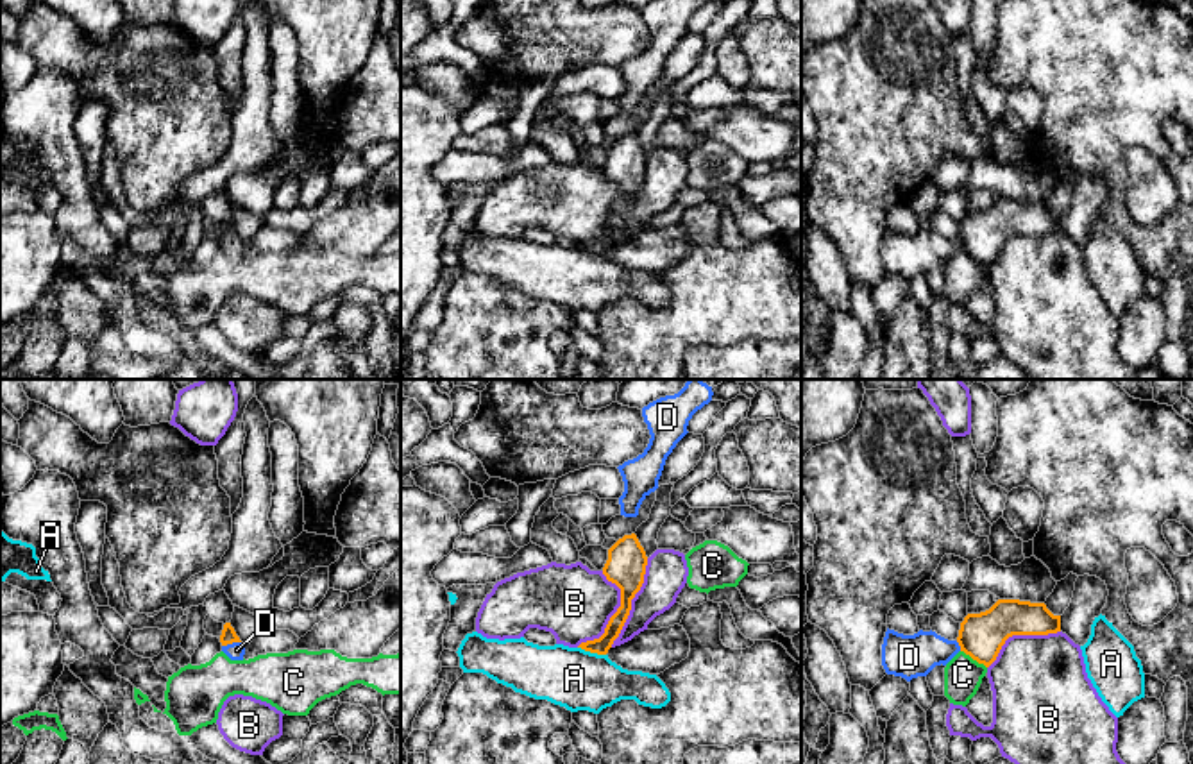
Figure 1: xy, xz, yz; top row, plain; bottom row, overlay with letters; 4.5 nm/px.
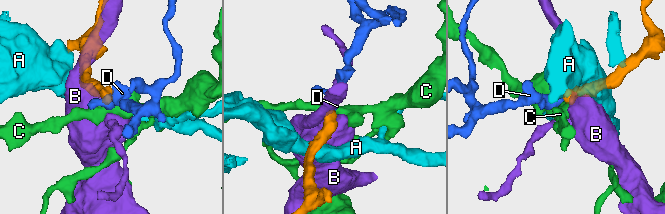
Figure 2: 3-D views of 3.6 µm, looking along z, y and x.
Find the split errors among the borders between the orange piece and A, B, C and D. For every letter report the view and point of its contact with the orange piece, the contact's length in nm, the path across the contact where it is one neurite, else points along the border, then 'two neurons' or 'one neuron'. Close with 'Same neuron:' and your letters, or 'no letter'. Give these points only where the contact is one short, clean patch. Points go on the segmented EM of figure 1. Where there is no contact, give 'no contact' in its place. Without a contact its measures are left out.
A: contact xz (592, 652); length 130 nm; border xz (578, 646), (605, 655); two neurons
B: contact xz (614, 614); length 360 nm; two neurons
C: contact yz (973, 659); length 150 nm; border yz (961, 650), (986, 668); two neurons
D: contact xy (231, 643); length 90 nm; way xy (228, 636), (231, 643), (236, 650); one neuron
Same neuron: D

